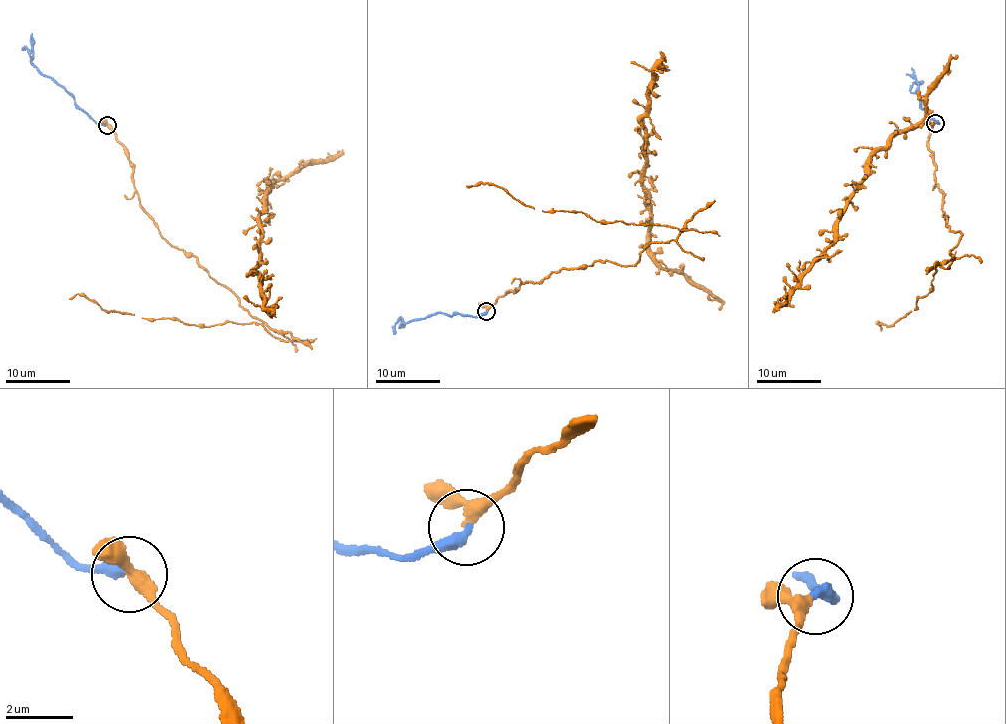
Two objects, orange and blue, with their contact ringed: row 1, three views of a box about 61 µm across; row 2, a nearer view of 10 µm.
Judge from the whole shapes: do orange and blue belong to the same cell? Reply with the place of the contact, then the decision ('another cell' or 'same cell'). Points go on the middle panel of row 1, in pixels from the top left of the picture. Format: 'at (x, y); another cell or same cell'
at (486, 311); same cell

